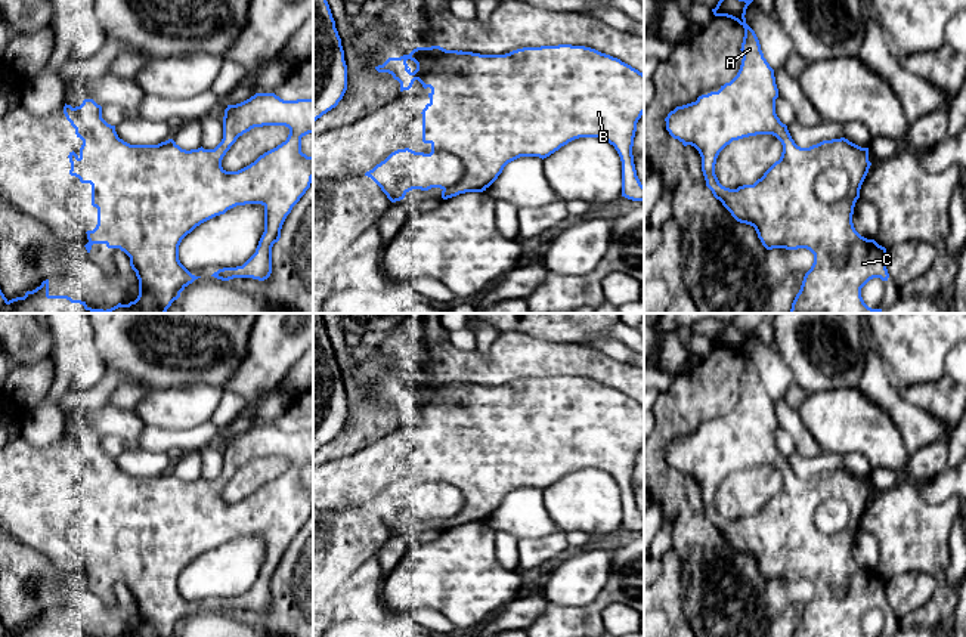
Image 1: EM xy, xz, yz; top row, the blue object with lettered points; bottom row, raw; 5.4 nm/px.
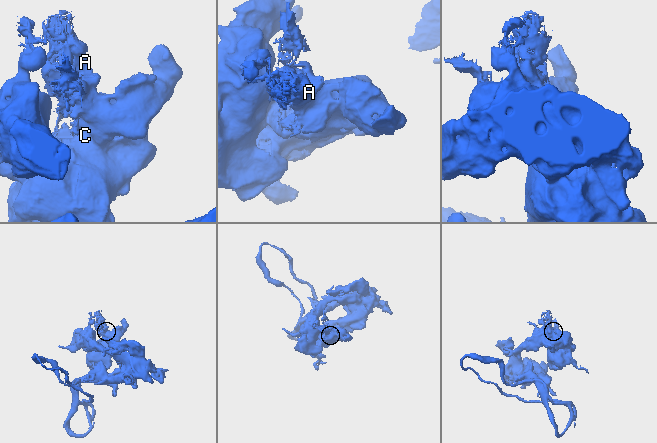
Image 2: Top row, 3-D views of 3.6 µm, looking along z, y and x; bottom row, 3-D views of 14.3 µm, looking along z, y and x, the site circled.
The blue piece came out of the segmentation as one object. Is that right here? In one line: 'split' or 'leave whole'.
split

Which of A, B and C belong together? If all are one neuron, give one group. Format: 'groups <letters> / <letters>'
groups A / B C

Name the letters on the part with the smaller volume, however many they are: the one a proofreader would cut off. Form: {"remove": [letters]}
{"remove": ["A"]}

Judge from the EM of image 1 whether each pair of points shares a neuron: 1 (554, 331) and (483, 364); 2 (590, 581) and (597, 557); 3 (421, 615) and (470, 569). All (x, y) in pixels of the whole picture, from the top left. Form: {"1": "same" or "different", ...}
{"1": "different", "2": "same", "3": "different"}

